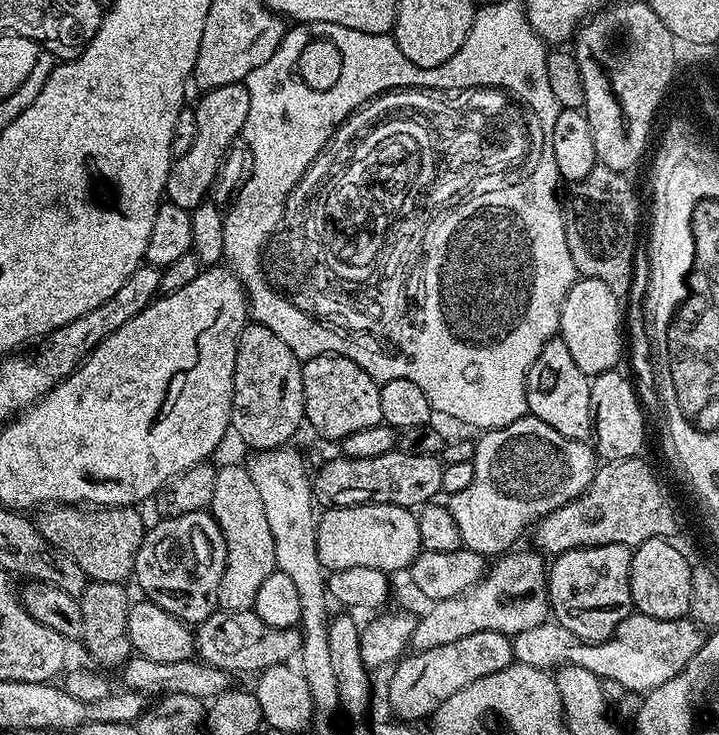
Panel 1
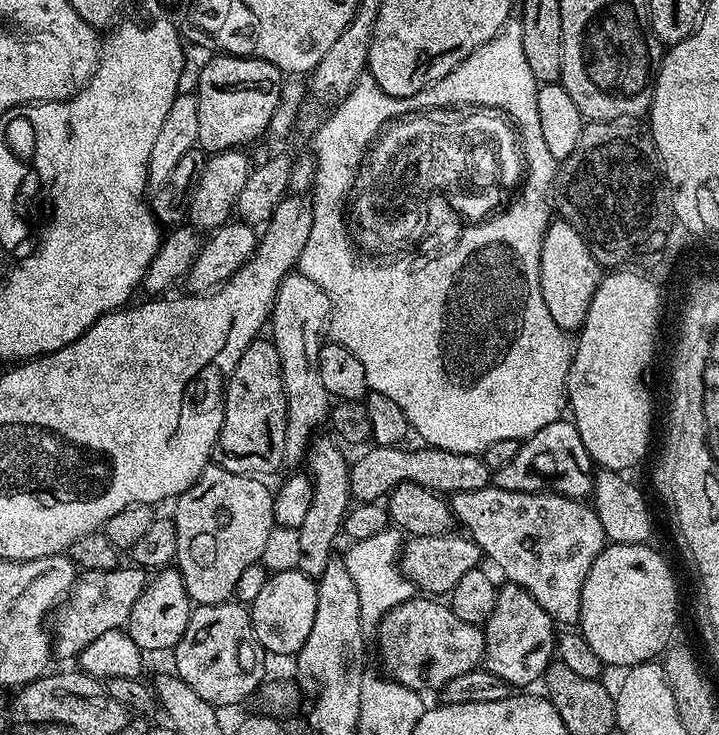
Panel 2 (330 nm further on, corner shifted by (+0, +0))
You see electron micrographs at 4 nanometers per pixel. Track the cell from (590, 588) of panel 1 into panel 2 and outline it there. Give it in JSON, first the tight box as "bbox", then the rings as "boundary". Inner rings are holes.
{"bbox":[450,486,606,626],"boundary":[[[495,486],[457,492],[451,497],[450,503],[459,527],[461,524],[465,528],[461,529],[480,547],[481,553],[500,567],[505,581],[525,588],[557,625],[572,626],[579,621],[586,574],[590,574],[590,566],[594,566],[598,554],[606,547],[602,522],[598,522],[595,507],[589,506],[584,500],[559,496],[557,492],[515,492]]]}

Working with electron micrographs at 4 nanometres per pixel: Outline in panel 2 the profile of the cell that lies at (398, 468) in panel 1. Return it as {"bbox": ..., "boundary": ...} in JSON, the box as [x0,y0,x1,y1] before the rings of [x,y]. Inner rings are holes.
{"bbox":[350,446,490,502],"boundary":[[[419,446],[407,452],[407,447],[377,448],[369,447],[360,461],[351,465],[350,478],[351,499],[356,502],[380,502],[387,497],[394,486],[402,482],[414,482],[423,488],[429,488],[437,494],[455,494],[482,490],[489,487],[490,471],[486,462],[476,454],[447,452],[441,448]]]}

